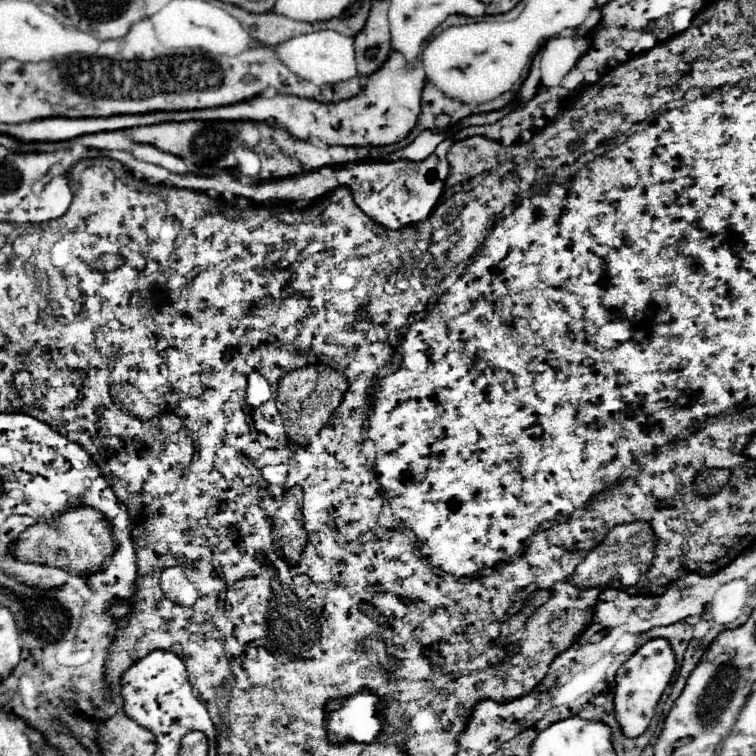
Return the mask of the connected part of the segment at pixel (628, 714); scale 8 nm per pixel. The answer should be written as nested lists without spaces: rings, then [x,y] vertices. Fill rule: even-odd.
[[[651,639],[643,647],[639,647],[619,669],[615,675],[615,689],[613,689],[613,705],[615,705],[615,719],[621,727],[621,733],[629,739],[639,737],[649,727],[649,721],[655,715],[657,701],[665,687],[669,685],[675,671],[675,655],[671,645],[665,639]]]

